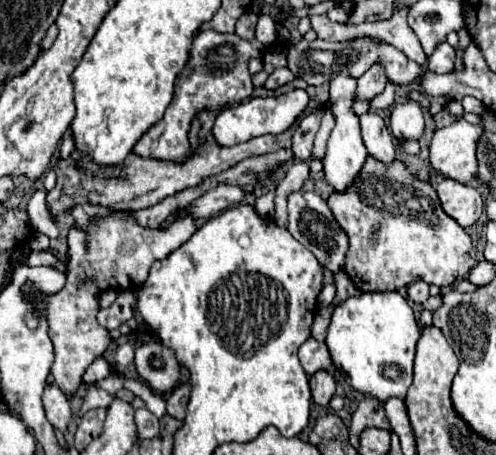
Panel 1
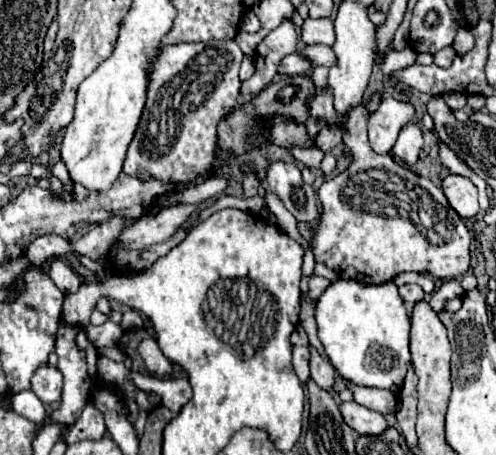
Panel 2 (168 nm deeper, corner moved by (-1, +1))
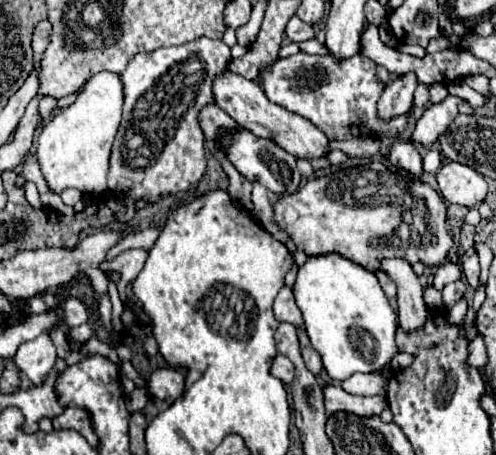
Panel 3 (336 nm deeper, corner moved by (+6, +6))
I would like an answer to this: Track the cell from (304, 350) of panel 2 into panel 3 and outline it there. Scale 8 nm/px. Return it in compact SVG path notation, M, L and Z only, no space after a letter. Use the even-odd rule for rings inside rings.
M277 355L273 359L273 363L271 363L271 375L273 377L277 377L285 385L289 385L293 381L293 373L295 373L295 367L293 367L293 363L285 355Z

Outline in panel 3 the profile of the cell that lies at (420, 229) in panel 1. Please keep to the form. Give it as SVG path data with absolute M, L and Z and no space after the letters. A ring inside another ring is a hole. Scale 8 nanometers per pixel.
M379 161L361 167L339 169L327 177L309 179L297 193L281 195L277 199L273 205L273 219L279 229L289 235L297 249L303 249L307 255L339 253L359 263L367 271L377 271L381 259L385 257L401 257L409 263L421 261L425 265L439 267L447 261L447 253L453 245L453 239L447 233L447 211L441 195L427 183L393 173Z

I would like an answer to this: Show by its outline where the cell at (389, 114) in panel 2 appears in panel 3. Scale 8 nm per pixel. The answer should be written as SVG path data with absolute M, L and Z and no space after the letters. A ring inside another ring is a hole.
M405 73L397 77L393 83L385 87L385 93L381 95L381 101L377 105L379 117L389 119L401 113L407 113L413 105L413 91L417 87L415 73Z

